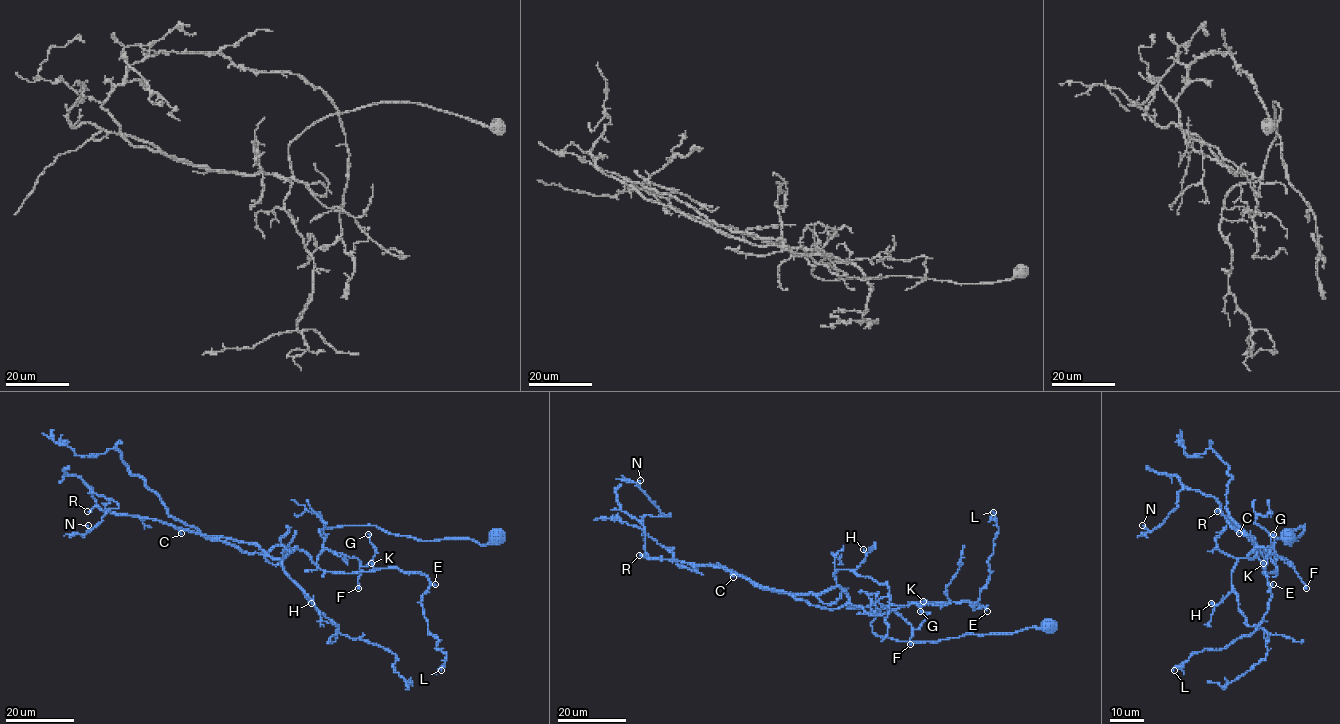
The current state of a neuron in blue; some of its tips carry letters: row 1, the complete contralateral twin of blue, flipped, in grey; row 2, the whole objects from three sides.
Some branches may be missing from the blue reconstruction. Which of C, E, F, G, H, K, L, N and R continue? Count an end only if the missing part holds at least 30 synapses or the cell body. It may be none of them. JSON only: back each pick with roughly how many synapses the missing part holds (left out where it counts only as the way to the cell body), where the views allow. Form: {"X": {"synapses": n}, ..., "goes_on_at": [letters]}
{"goes_on_at": []}

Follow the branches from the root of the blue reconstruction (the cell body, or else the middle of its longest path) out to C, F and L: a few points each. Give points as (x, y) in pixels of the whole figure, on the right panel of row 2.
C: (1288, 537), (1296, 541), (1304, 525), (1272, 534), (1274, 562), (1271, 545), (1262, 553), (1239, 533)
F: (1288, 537), (1289, 544), (1296, 541), (1304, 525), (1279, 538), (1273, 533), (1269, 551), (1289, 561), (1306, 588)
L: (1288, 537), (1296, 541), (1304, 525), (1271, 536), (1277, 571), (1264, 568), (1271, 599), (1259, 626), (1174, 670)

